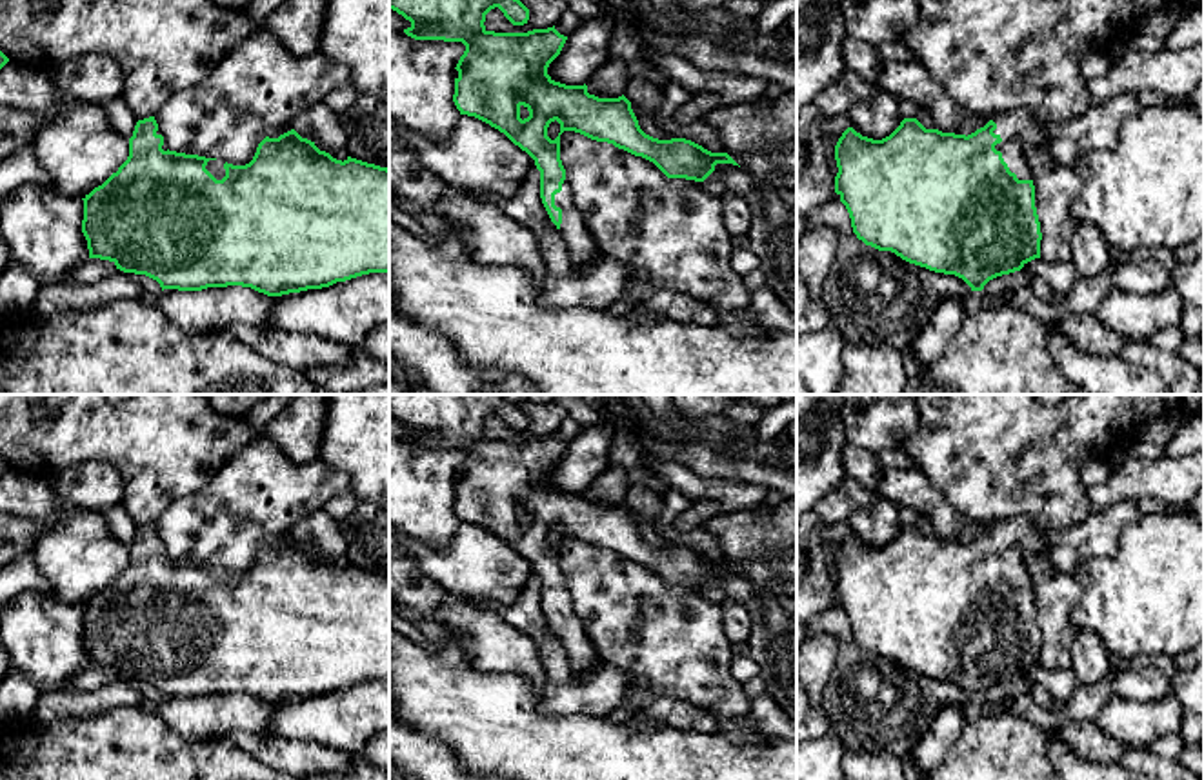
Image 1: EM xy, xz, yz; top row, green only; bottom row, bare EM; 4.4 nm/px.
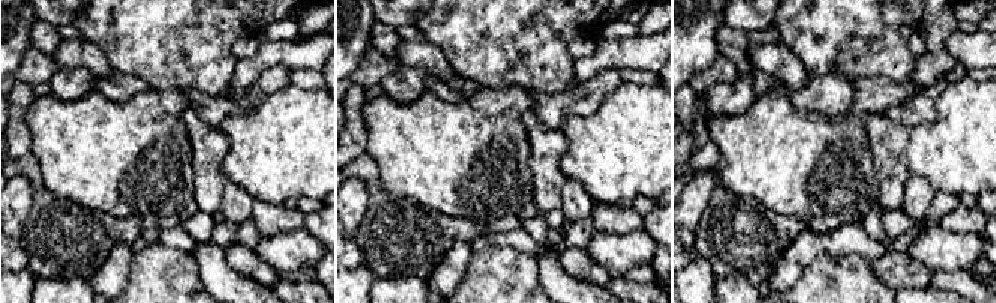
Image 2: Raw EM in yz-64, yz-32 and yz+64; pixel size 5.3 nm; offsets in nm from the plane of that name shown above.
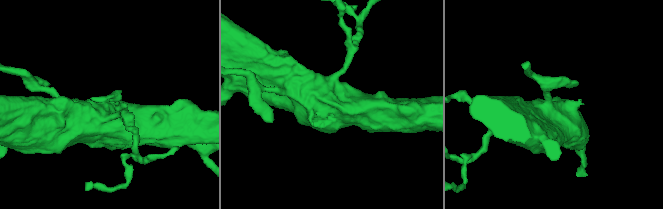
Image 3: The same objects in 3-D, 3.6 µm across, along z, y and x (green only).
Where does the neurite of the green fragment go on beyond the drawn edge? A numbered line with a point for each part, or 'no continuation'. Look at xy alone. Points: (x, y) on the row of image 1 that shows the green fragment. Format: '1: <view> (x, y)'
1: xy (215, 168)

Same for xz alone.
1: xz (582, 246)

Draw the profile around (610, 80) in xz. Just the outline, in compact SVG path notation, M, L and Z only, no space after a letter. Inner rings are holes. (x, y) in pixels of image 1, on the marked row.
M611 56L589 80L587 93L598 98L618 98L627 87L626 62Z

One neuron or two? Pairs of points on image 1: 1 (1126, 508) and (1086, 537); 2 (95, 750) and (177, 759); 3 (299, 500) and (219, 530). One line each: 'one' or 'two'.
1: one
2: one
3: one

